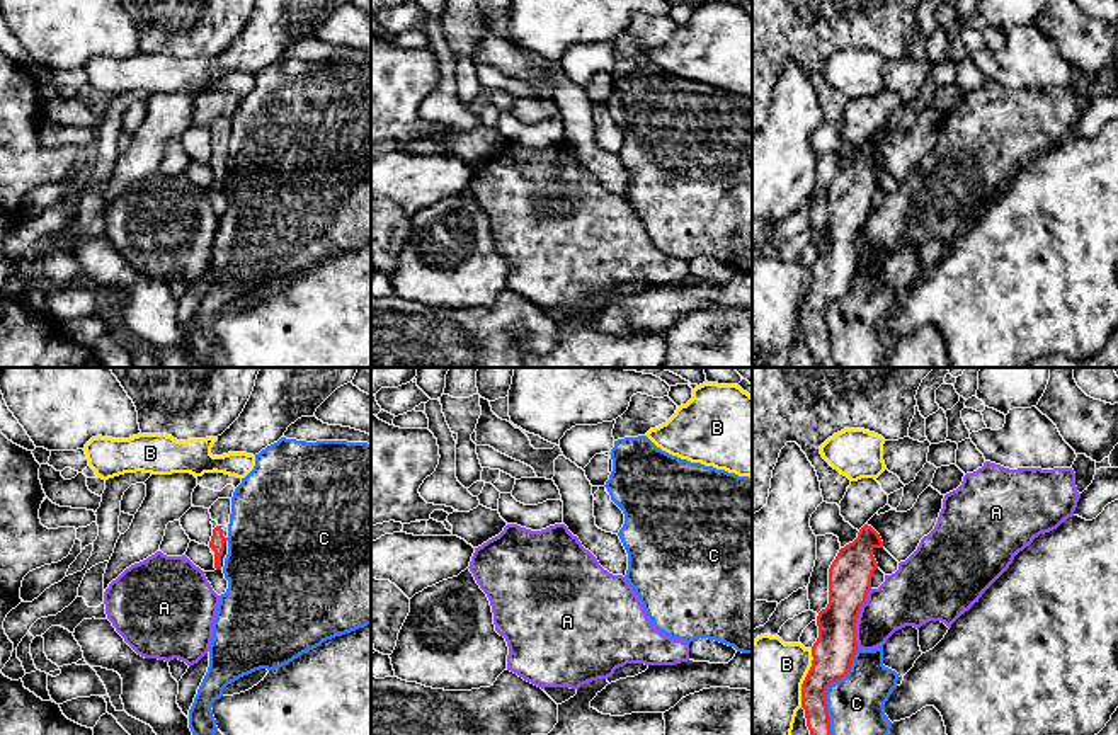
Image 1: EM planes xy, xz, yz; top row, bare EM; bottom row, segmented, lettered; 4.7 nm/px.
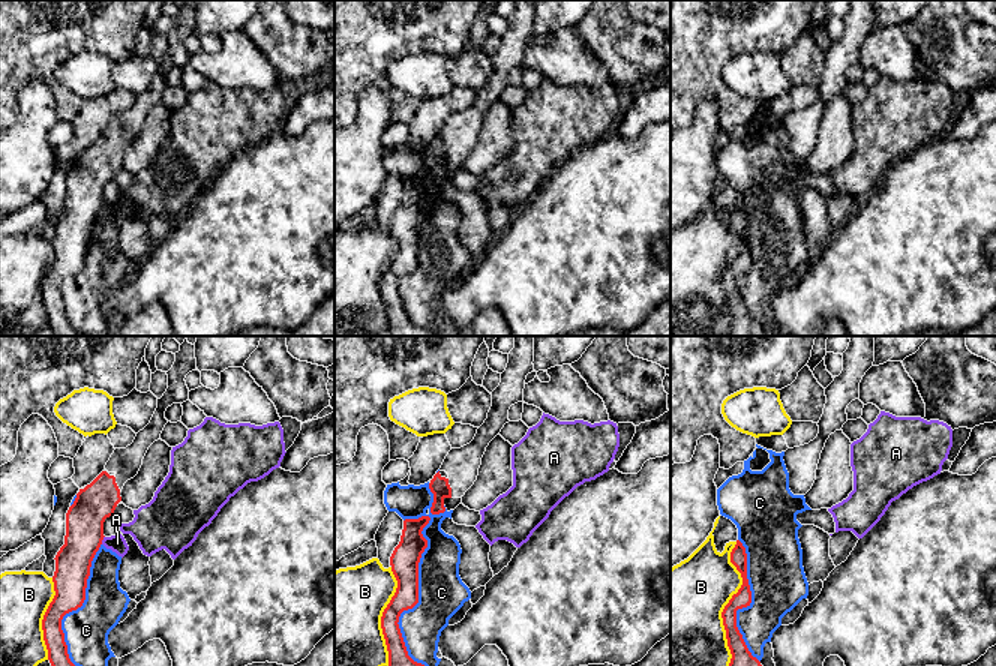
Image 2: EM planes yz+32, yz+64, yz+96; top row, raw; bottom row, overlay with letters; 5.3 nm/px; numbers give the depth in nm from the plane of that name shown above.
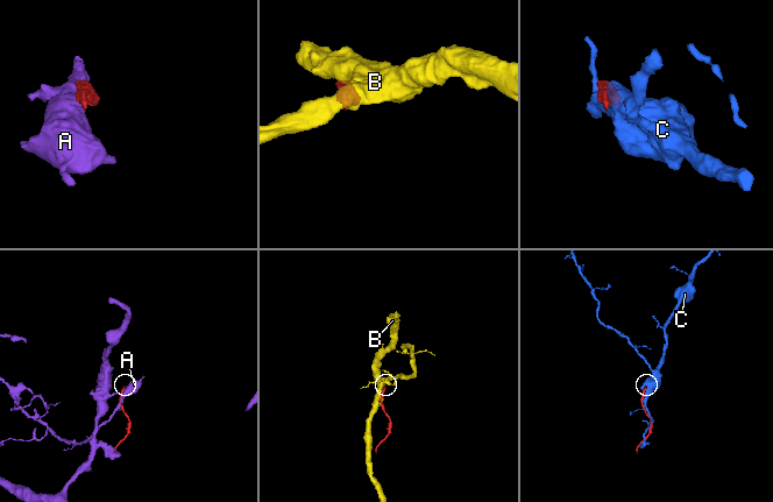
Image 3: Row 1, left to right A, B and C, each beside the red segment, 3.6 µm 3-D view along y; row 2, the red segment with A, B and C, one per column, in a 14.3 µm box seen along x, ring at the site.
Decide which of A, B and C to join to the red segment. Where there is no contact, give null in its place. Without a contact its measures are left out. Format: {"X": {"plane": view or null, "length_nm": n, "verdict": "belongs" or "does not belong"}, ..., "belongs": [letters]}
{"A": {"plane": "yz", "length_nm": 280, "verdict": "does not belong"}, "B": {"plane": "yz", "length_nm": 280, "verdict": "does not belong"}, "C": {"plane": "yz", "length_nm": 480, "verdict": "does not belong"}, "belongs": []}

